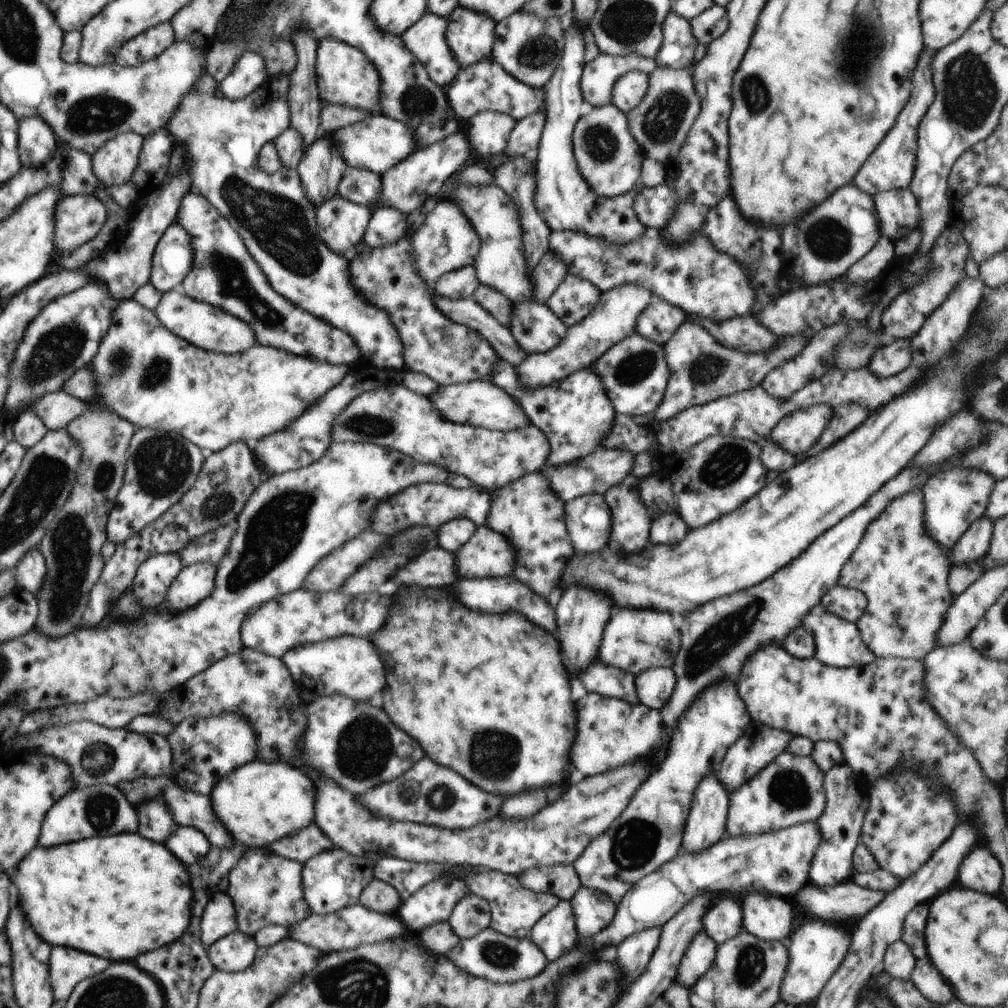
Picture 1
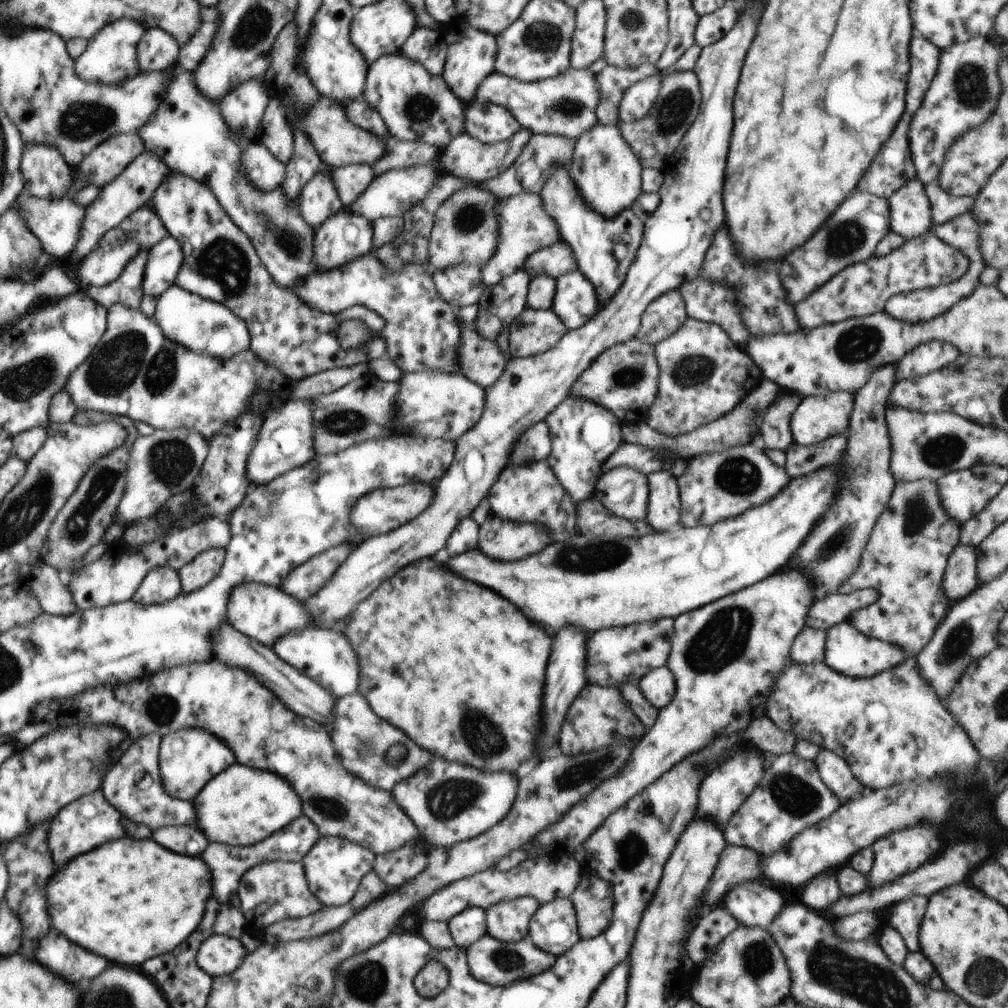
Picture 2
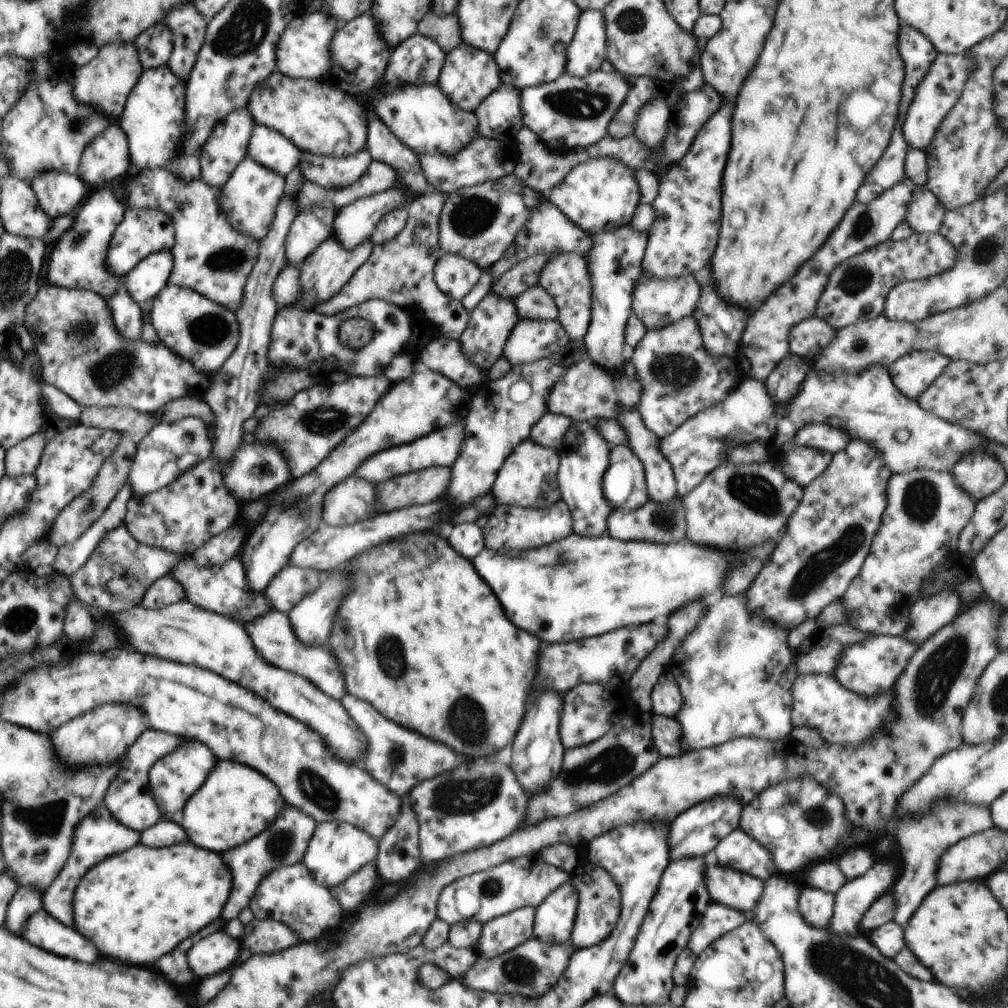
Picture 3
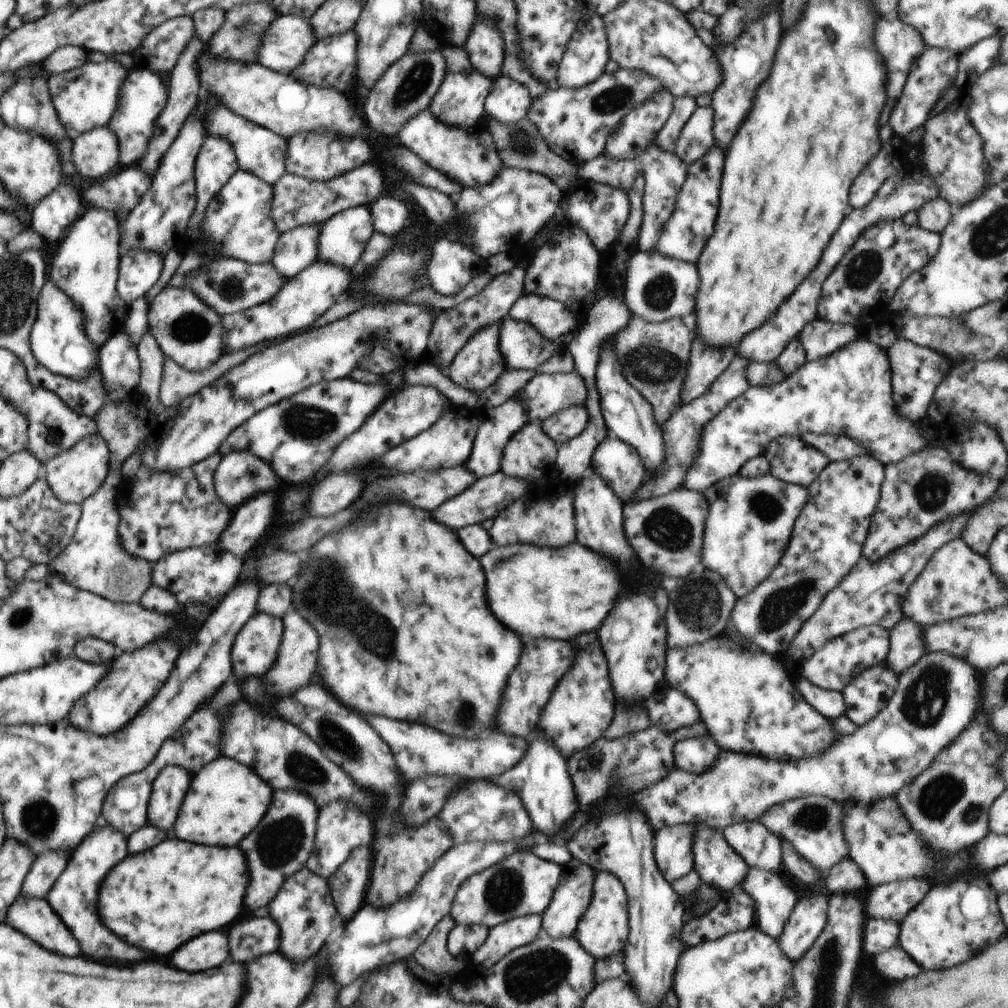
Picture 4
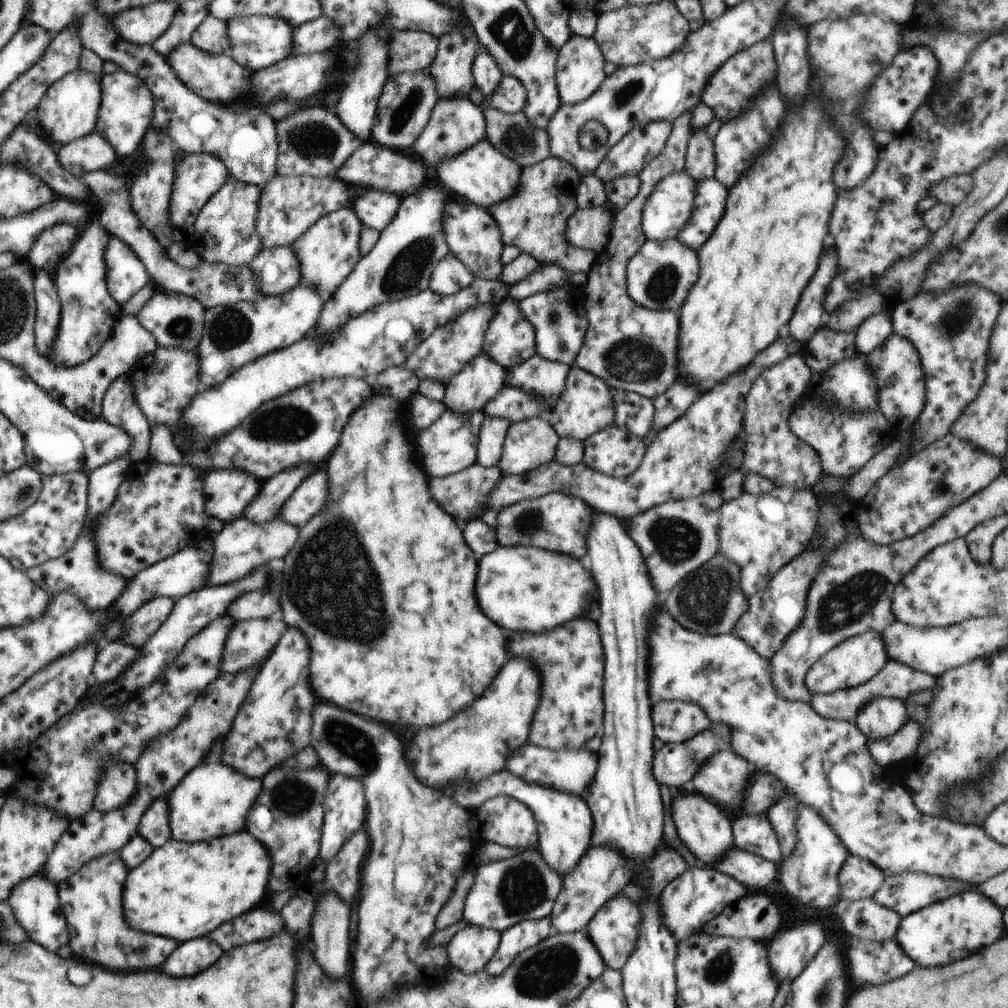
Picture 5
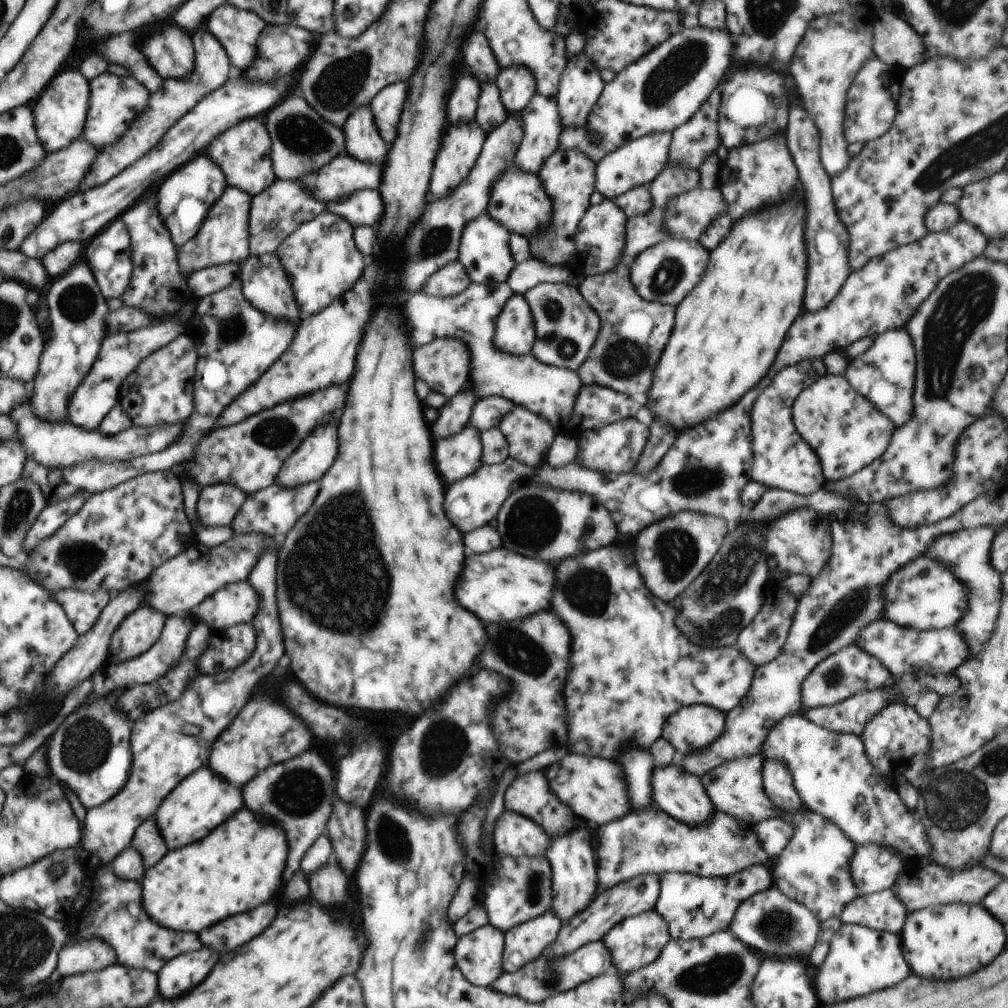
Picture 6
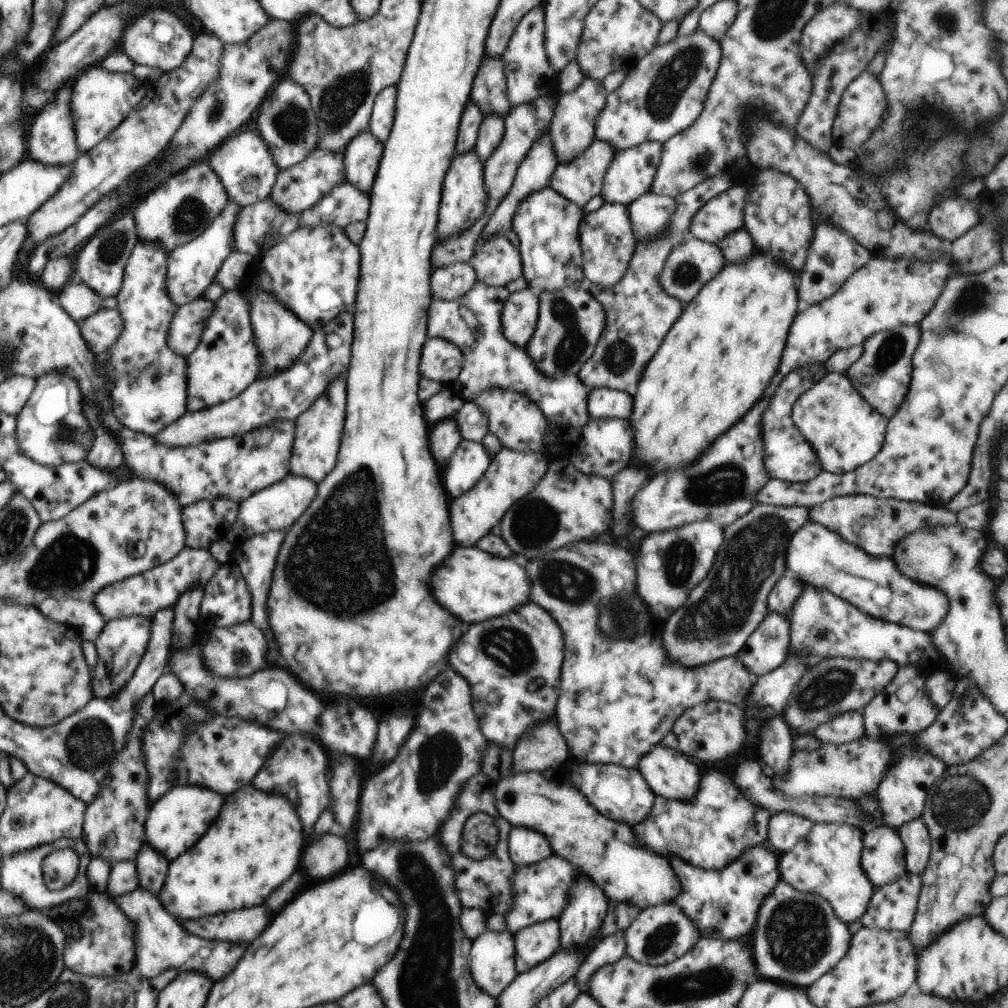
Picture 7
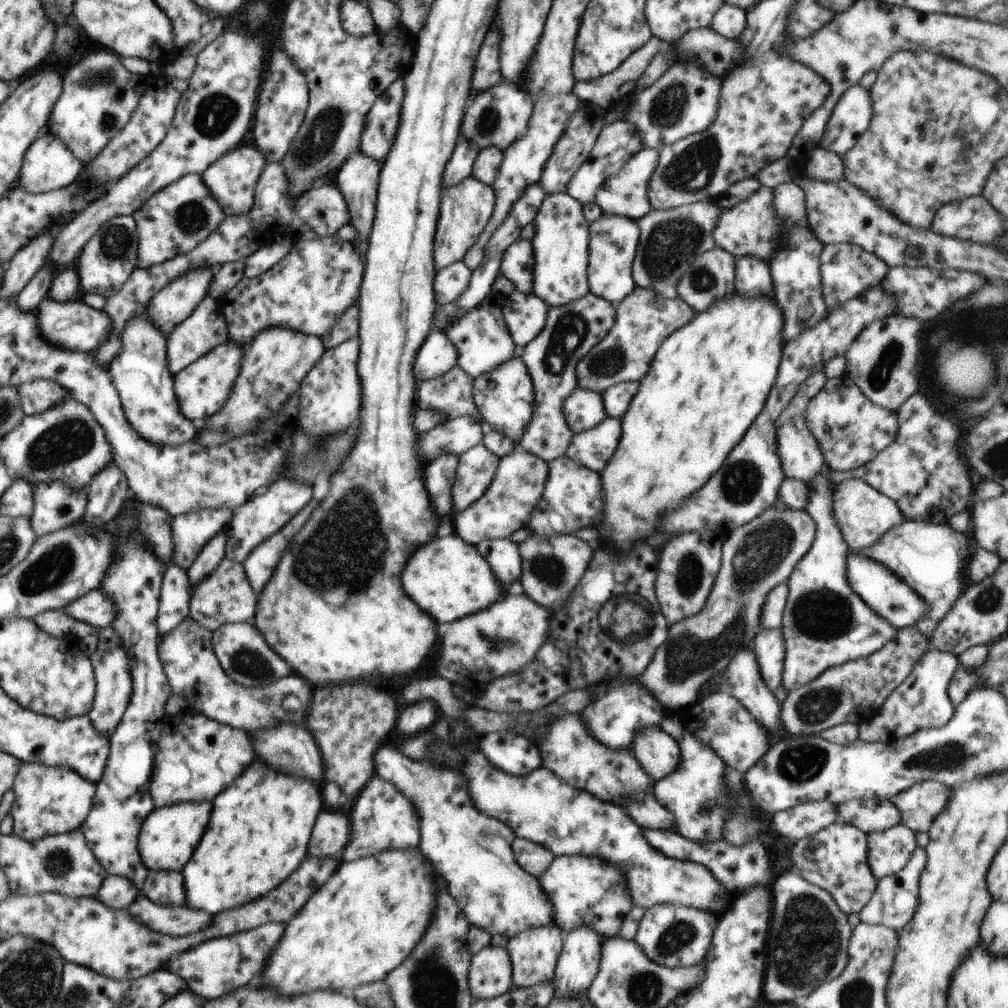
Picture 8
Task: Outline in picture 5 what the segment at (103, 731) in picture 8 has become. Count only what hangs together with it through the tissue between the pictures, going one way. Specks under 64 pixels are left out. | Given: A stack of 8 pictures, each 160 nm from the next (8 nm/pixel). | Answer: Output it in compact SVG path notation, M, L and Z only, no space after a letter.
M154 598L152 602L146 602L128 618L128 624L124 624L122 640L132 646L144 646L152 632L156 632L160 624L164 624L174 603L172 598Z

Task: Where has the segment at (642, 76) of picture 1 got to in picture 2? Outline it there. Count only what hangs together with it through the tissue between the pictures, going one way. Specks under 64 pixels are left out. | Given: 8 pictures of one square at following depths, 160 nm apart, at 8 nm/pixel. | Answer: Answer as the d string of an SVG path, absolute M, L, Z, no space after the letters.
M662 74L654 75L633 84L619 106L620 123L641 121L649 115L661 87Z

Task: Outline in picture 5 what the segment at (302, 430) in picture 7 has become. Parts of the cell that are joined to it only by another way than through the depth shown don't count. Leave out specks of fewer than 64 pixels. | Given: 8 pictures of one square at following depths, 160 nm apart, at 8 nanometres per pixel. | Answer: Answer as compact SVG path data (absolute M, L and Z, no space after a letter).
M301 464L299 467L286 468L284 472L272 476L261 486L258 498L245 508L244 516L250 522L268 522L274 520L280 506L292 496L292 492L302 484L306 476L310 476L312 465Z

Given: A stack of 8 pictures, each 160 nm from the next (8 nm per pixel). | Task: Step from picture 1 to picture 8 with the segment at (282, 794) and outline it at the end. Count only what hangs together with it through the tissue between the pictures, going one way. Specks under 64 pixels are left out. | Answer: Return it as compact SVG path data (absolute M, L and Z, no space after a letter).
M176 804L168 808L154 810L142 823L138 838L138 852L140 860L149 871L178 871L190 860L194 848L198 846L204 828L210 820L212 804Z

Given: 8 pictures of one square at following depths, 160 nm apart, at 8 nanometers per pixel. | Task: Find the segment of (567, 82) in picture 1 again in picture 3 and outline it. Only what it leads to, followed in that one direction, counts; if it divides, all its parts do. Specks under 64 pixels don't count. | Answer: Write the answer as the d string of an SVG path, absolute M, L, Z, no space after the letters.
M631 224L615 231L606 231L594 238L592 250L584 254L592 281L591 321L581 342L588 357L603 369L620 373L628 361L625 342L625 324L633 313L634 284L643 274L640 266L647 247L647 233L634 231Z

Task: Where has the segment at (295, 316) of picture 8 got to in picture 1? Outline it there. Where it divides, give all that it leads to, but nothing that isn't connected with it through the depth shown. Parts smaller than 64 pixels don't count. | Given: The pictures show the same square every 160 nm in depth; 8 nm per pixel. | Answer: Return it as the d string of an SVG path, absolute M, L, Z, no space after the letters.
M458 130L434 146L424 145L424 149L414 151L401 163L395 164L394 167L382 173L381 195L377 200L376 209L390 207L408 216L416 209L420 209L428 199L435 197L454 172L458 172L470 160L470 144L464 138L464 134L466 132L460 134L460 130Z

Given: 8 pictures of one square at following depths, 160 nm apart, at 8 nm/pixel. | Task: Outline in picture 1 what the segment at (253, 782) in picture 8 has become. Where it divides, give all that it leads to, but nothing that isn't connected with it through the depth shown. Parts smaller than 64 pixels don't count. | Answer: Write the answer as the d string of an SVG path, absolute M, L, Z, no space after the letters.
M118 834L118 836L98 836L98 838L90 838L90 840L82 840L82 842L74 842L74 844L66 844L66 846L56 846L56 848L34 848L18 866L18 874L14 878L14 884L18 888L18 898L20 898L20 906L26 914L26 918L32 922L34 930L40 934L40 938L44 938L48 944L52 946L68 946L68 948L76 948L76 950L84 950L88 954L96 954L96 956L104 956L108 960L114 962L122 962L122 960L136 960L136 956L168 946L172 940L178 940L183 932L186 932L190 924L190 904L192 904L192 888L190 888L190 880L188 880L188 872L186 868L182 868L182 862L162 844L156 842L148 842L141 834Z

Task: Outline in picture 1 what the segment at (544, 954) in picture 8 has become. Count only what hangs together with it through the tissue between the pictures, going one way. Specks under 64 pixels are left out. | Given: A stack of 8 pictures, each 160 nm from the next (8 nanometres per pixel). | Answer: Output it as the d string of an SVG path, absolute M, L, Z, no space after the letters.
M479 868L472 875L460 877L457 873L456 877L464 879L470 892L488 902L491 908L489 927L509 937L530 939L532 927L536 921L560 902L560 899L552 893L534 892L532 889L524 888L517 880L516 875L500 872L500 870L480 870Z

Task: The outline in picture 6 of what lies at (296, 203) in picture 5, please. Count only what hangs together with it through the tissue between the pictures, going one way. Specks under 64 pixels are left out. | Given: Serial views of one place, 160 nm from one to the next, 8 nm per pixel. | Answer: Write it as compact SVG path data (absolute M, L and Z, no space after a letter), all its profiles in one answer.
M276 179L266 190L251 200L249 210L249 254L260 256L274 253L277 246L292 234L301 224L312 220L322 211L326 211L326 203L316 200L298 181Z

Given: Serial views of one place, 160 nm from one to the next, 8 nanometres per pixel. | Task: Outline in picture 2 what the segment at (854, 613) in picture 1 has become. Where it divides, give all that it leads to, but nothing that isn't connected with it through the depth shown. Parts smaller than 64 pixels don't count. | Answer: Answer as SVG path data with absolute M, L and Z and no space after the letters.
M872 589L855 590L847 595L832 593L811 604L805 620L806 627L827 631L830 627L849 620L855 610L876 602L877 595Z

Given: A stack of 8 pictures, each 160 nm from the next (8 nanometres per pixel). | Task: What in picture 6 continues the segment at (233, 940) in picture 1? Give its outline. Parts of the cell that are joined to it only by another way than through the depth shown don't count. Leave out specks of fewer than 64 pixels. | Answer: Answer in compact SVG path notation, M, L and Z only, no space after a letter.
M208 948L170 960L158 974L158 988L162 998L178 998L196 988L210 974L216 962L218 954Z

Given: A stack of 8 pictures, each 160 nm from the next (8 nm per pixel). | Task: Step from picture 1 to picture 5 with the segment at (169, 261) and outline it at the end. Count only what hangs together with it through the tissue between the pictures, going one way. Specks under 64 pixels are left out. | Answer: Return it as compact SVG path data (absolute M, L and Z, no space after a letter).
M110 236L104 260L107 266L107 289L119 305L124 304L151 280L136 253L116 236Z

